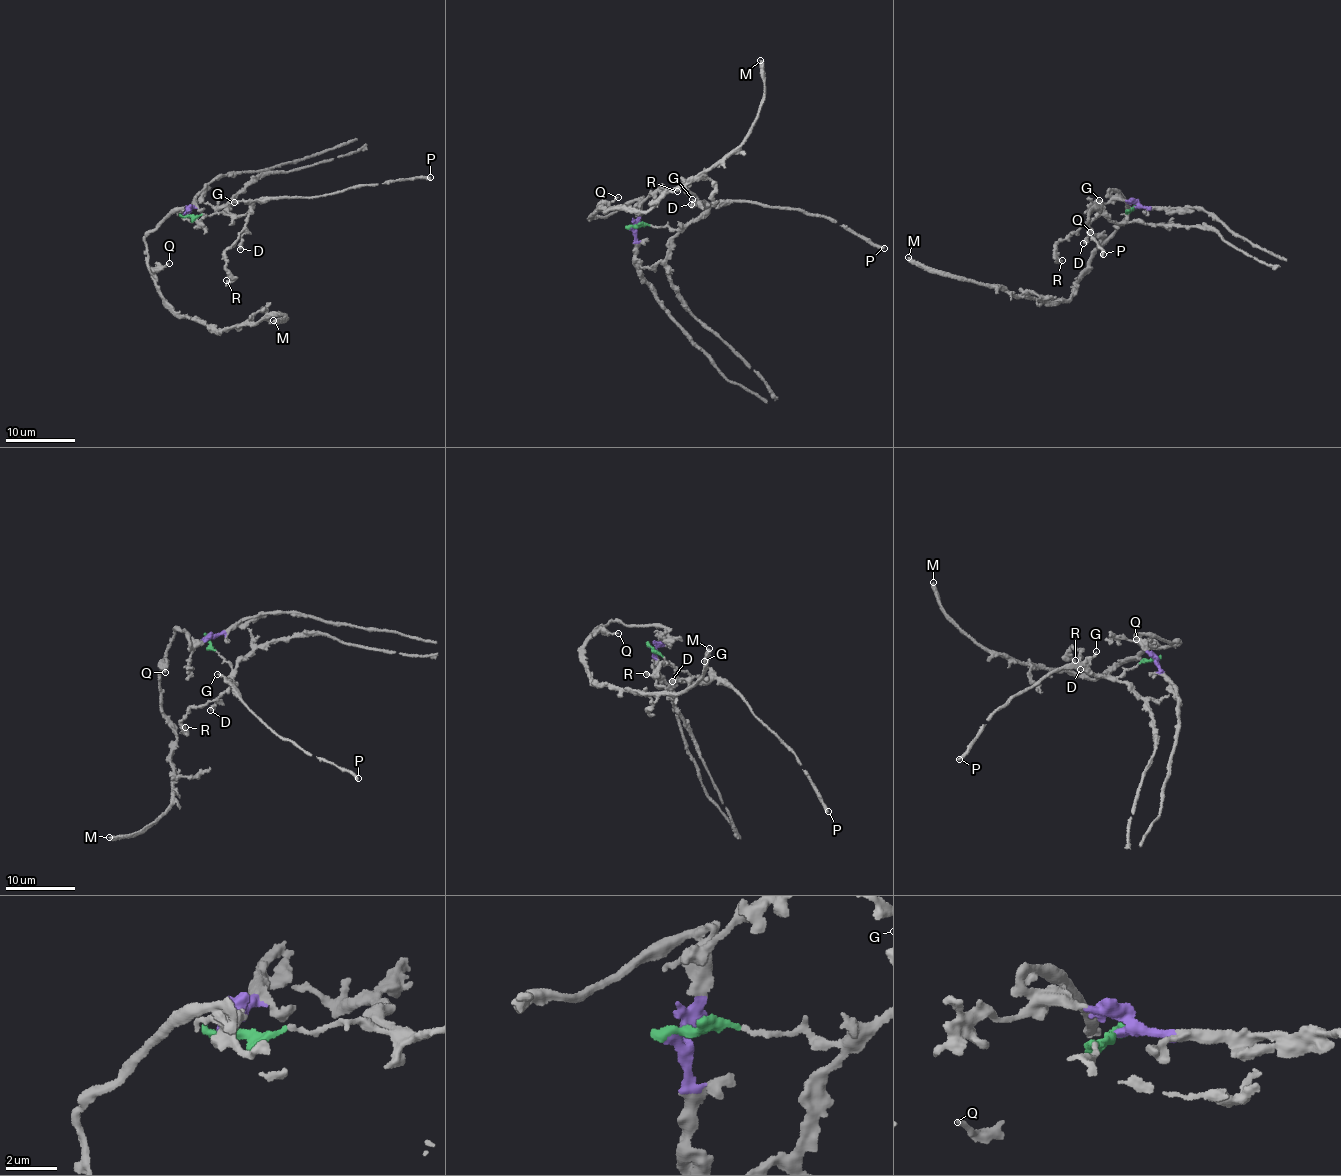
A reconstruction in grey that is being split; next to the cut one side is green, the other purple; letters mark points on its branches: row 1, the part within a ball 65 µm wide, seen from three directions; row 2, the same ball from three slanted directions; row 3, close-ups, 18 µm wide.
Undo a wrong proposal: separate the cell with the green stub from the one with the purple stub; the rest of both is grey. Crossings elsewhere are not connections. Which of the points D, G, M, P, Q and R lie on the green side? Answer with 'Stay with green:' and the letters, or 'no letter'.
Stay with green: D, G, P, R

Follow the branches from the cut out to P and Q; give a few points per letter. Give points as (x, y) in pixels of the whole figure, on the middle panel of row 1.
P: (631, 227), (683, 229), (713, 207), (744, 201), (825, 216), (884, 247)
Q: (631, 227), (635, 229), (638, 224), (636, 212), (626, 206), (589, 220), (588, 215), (608, 206), (619, 197)

